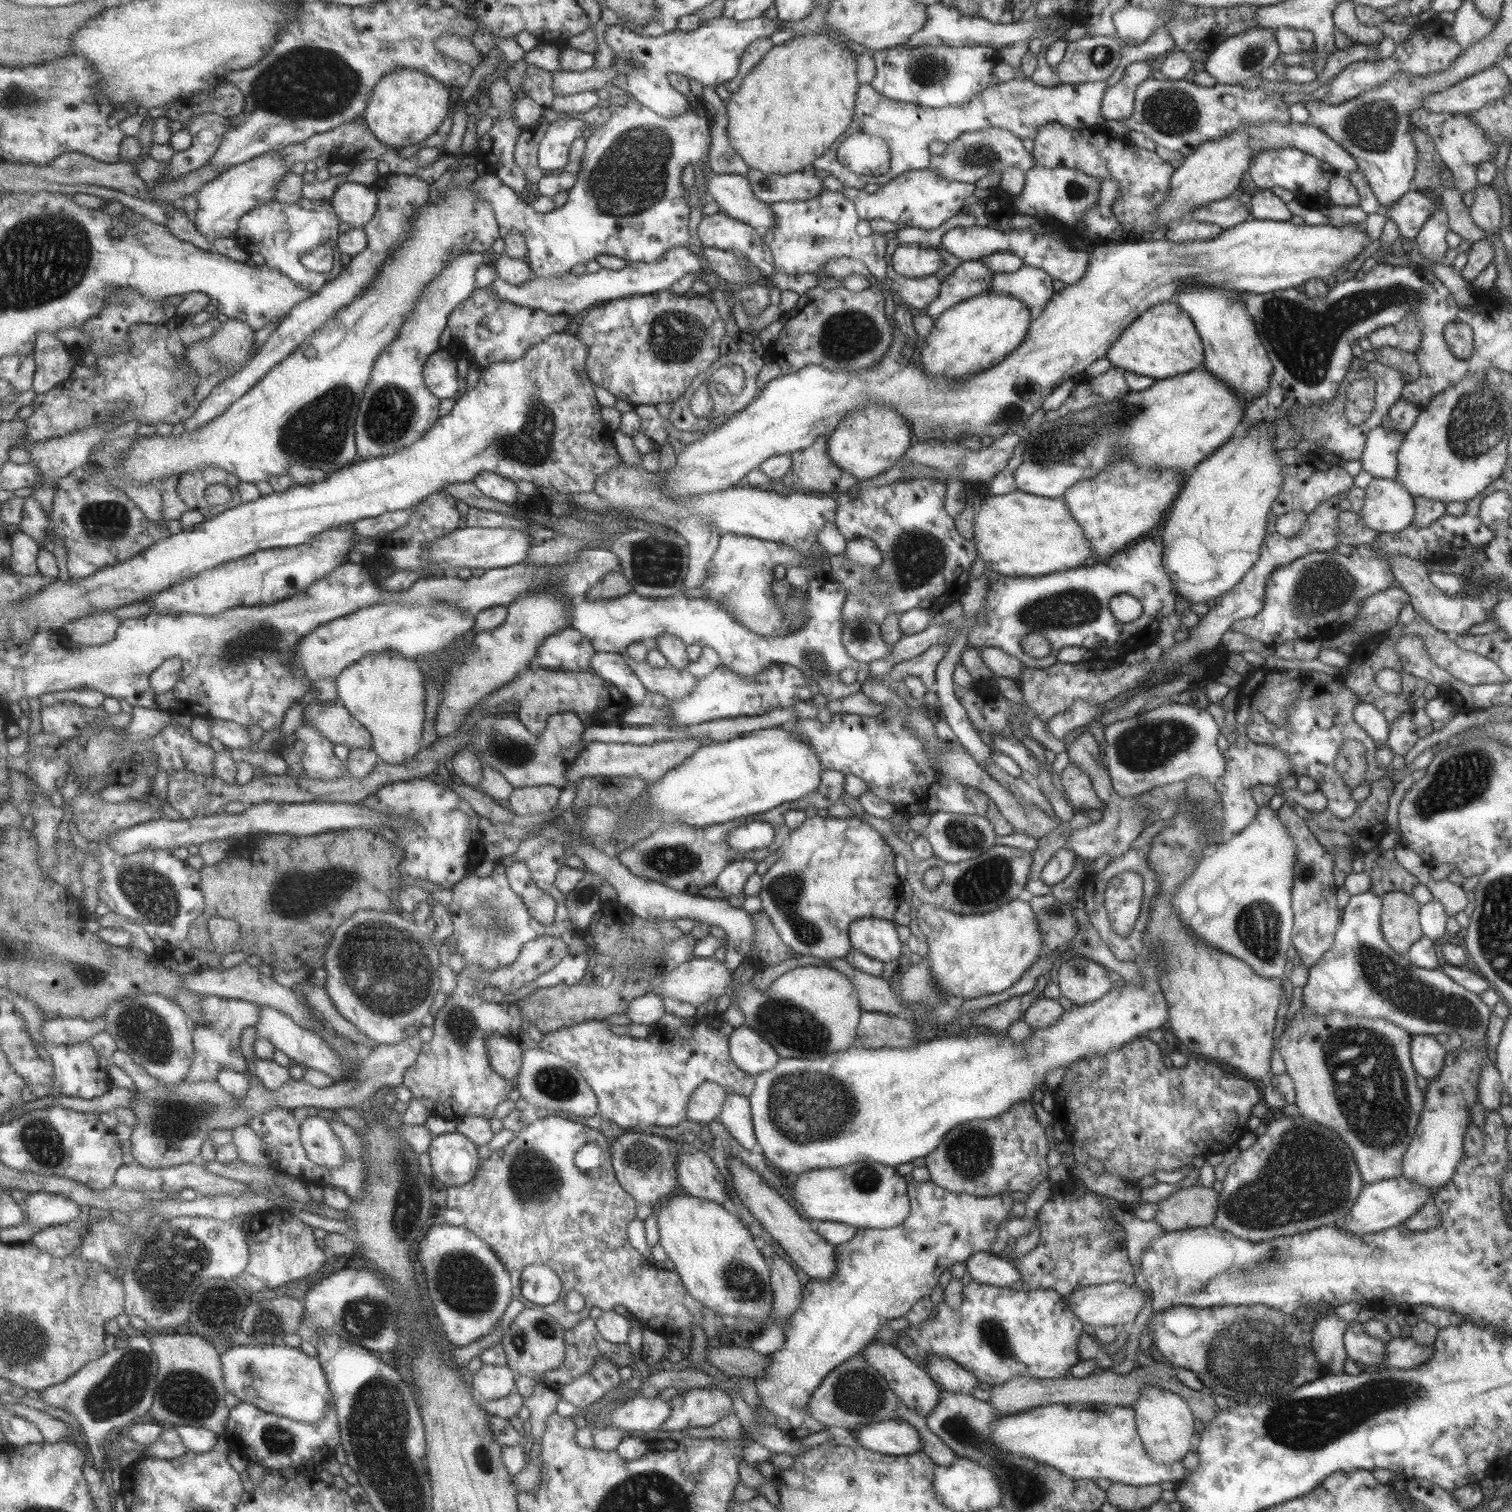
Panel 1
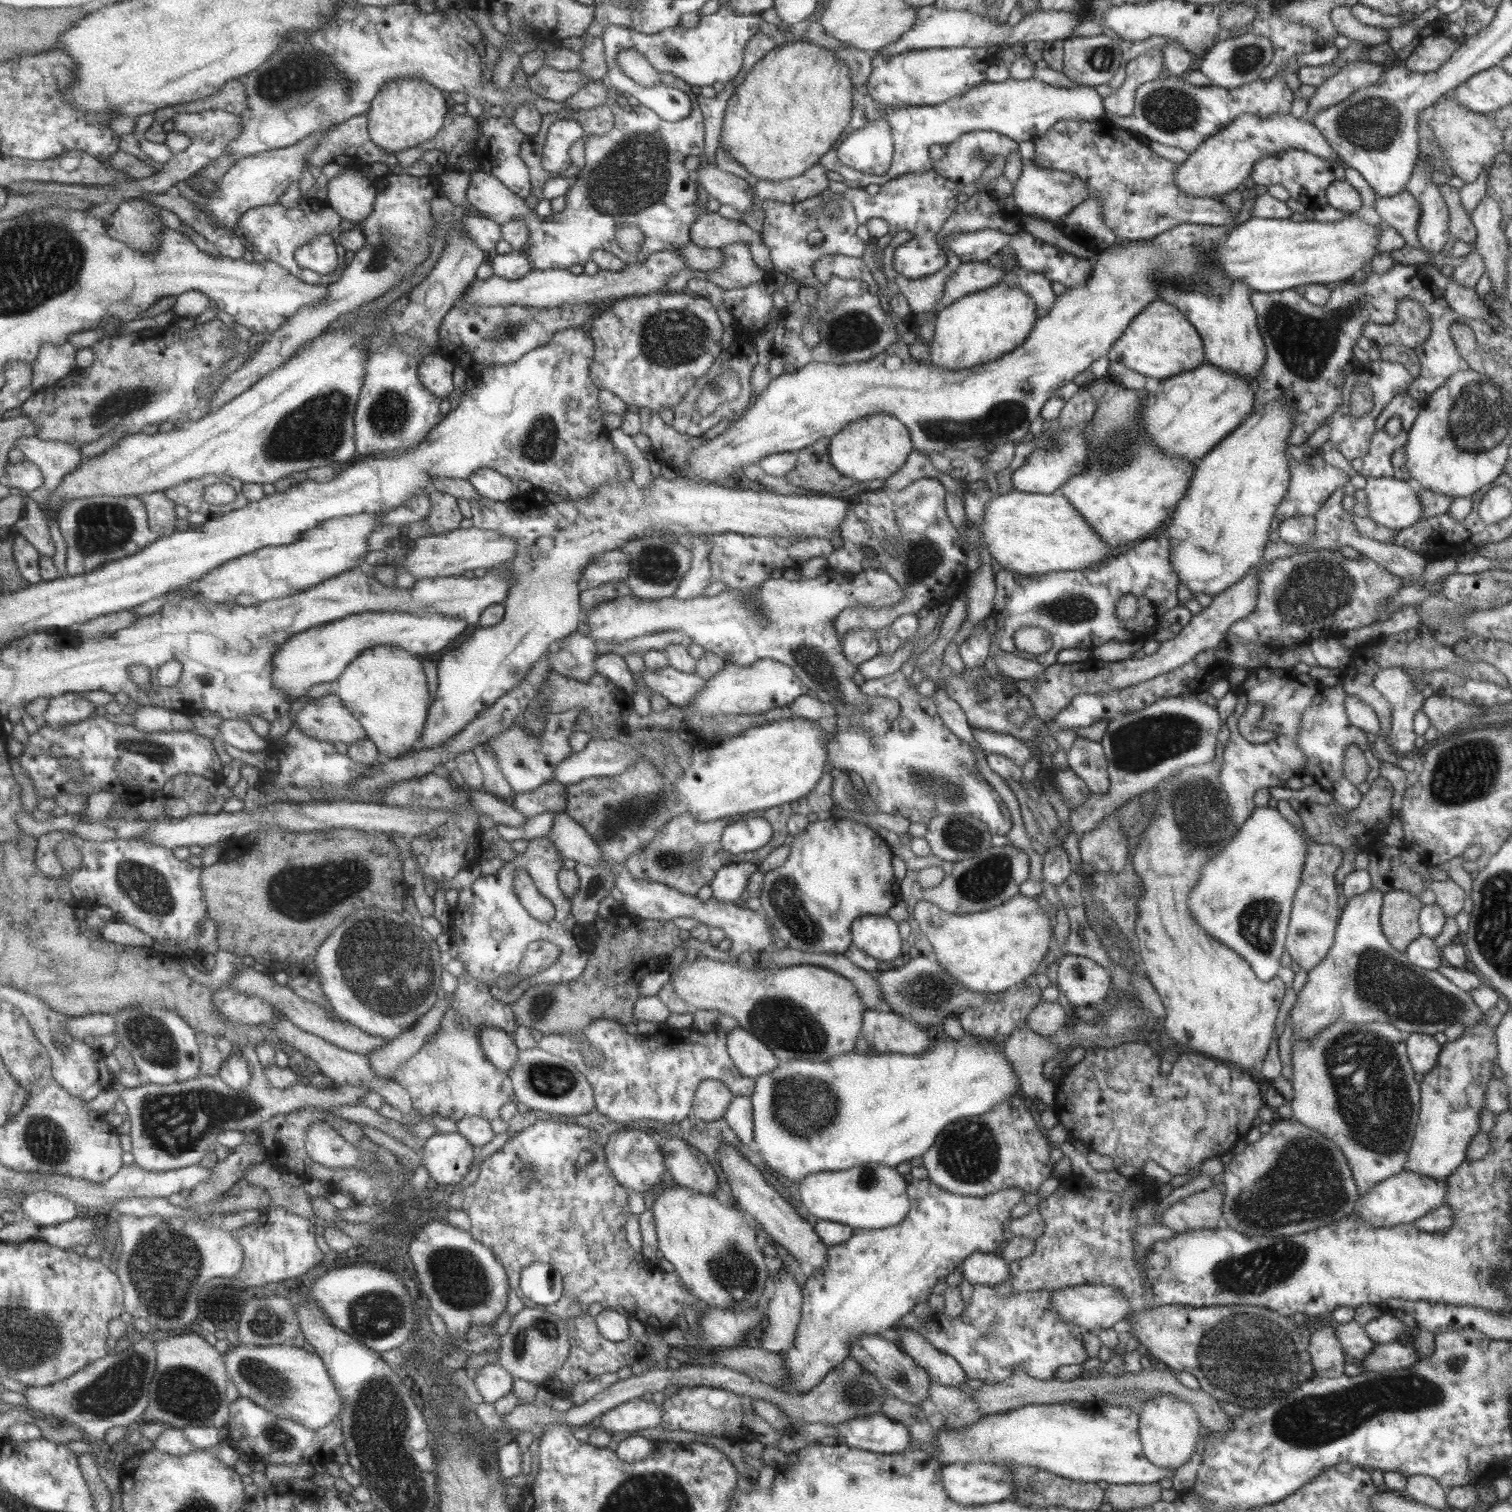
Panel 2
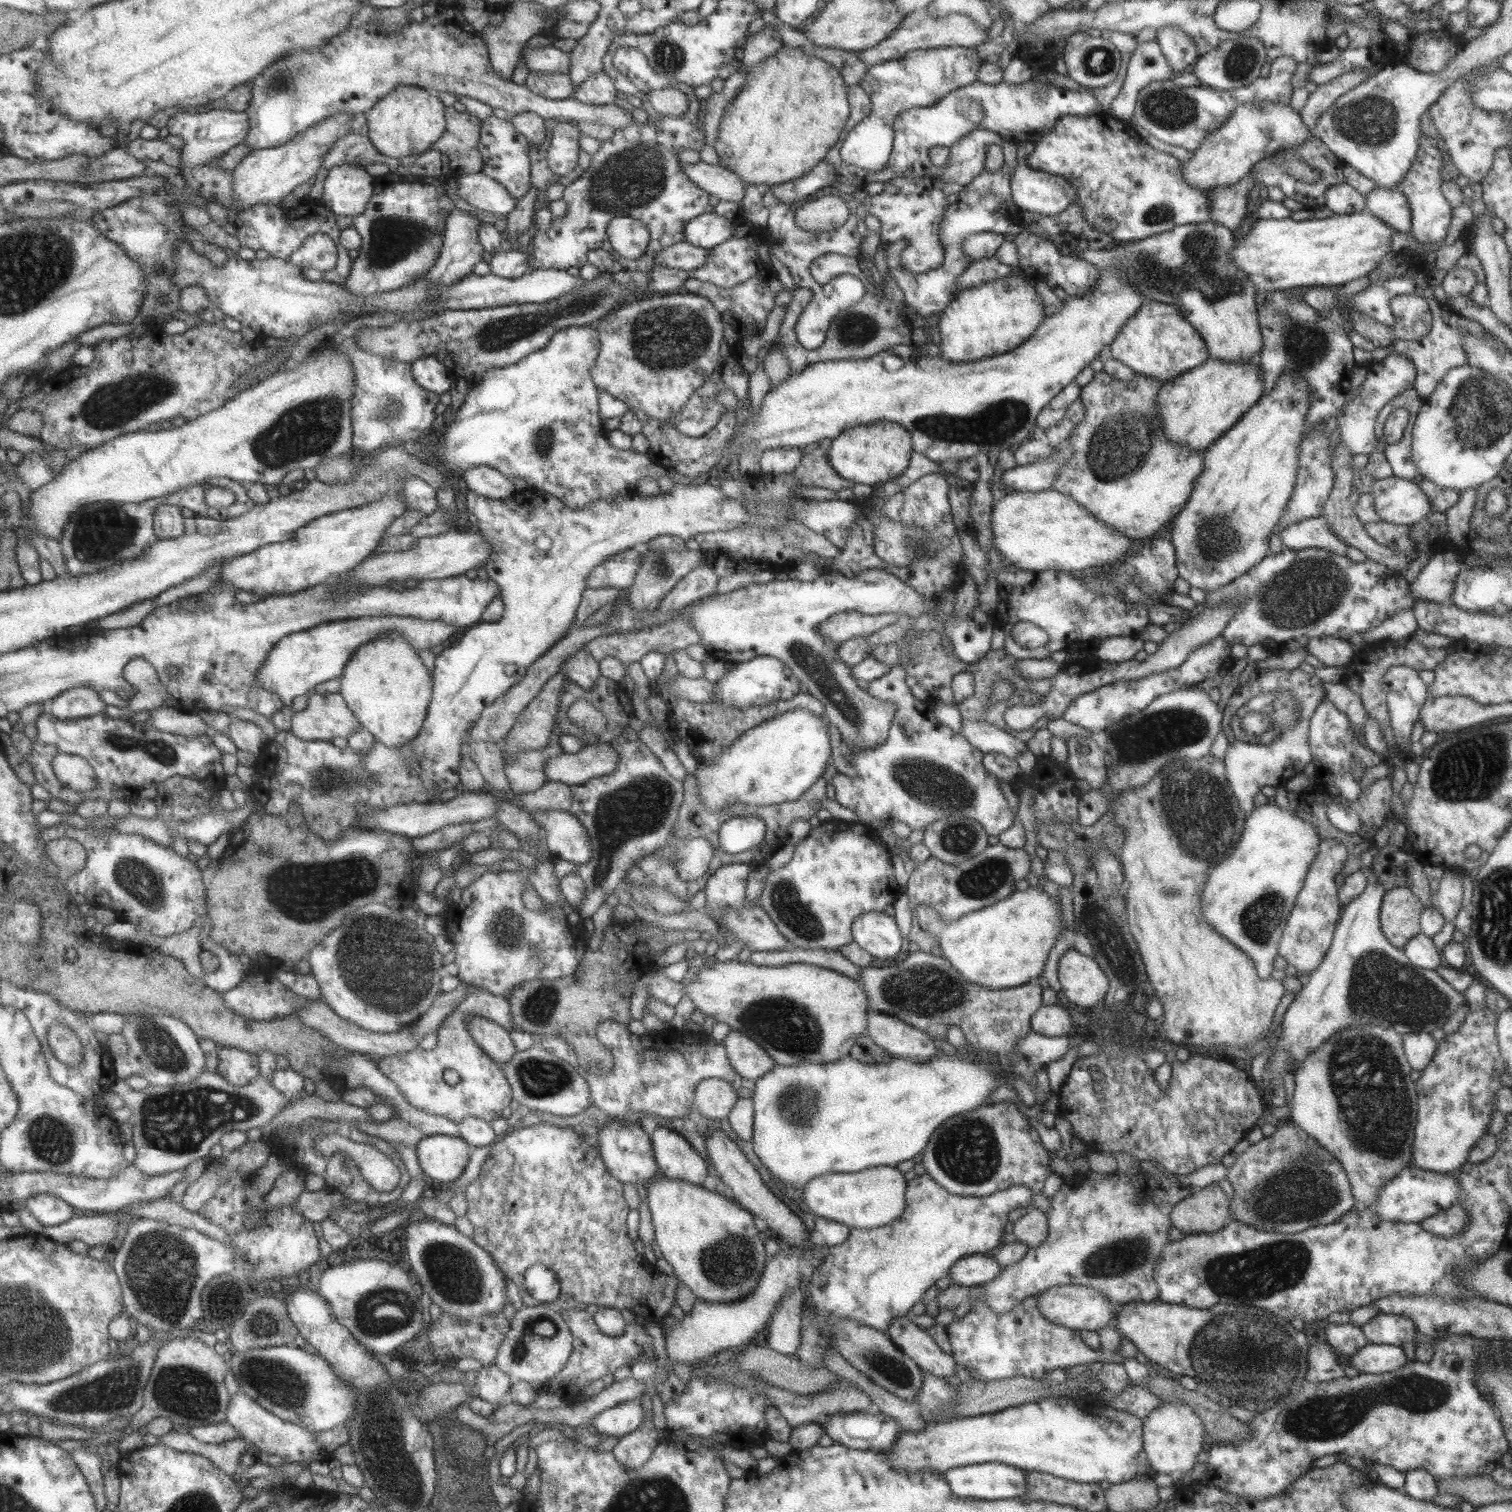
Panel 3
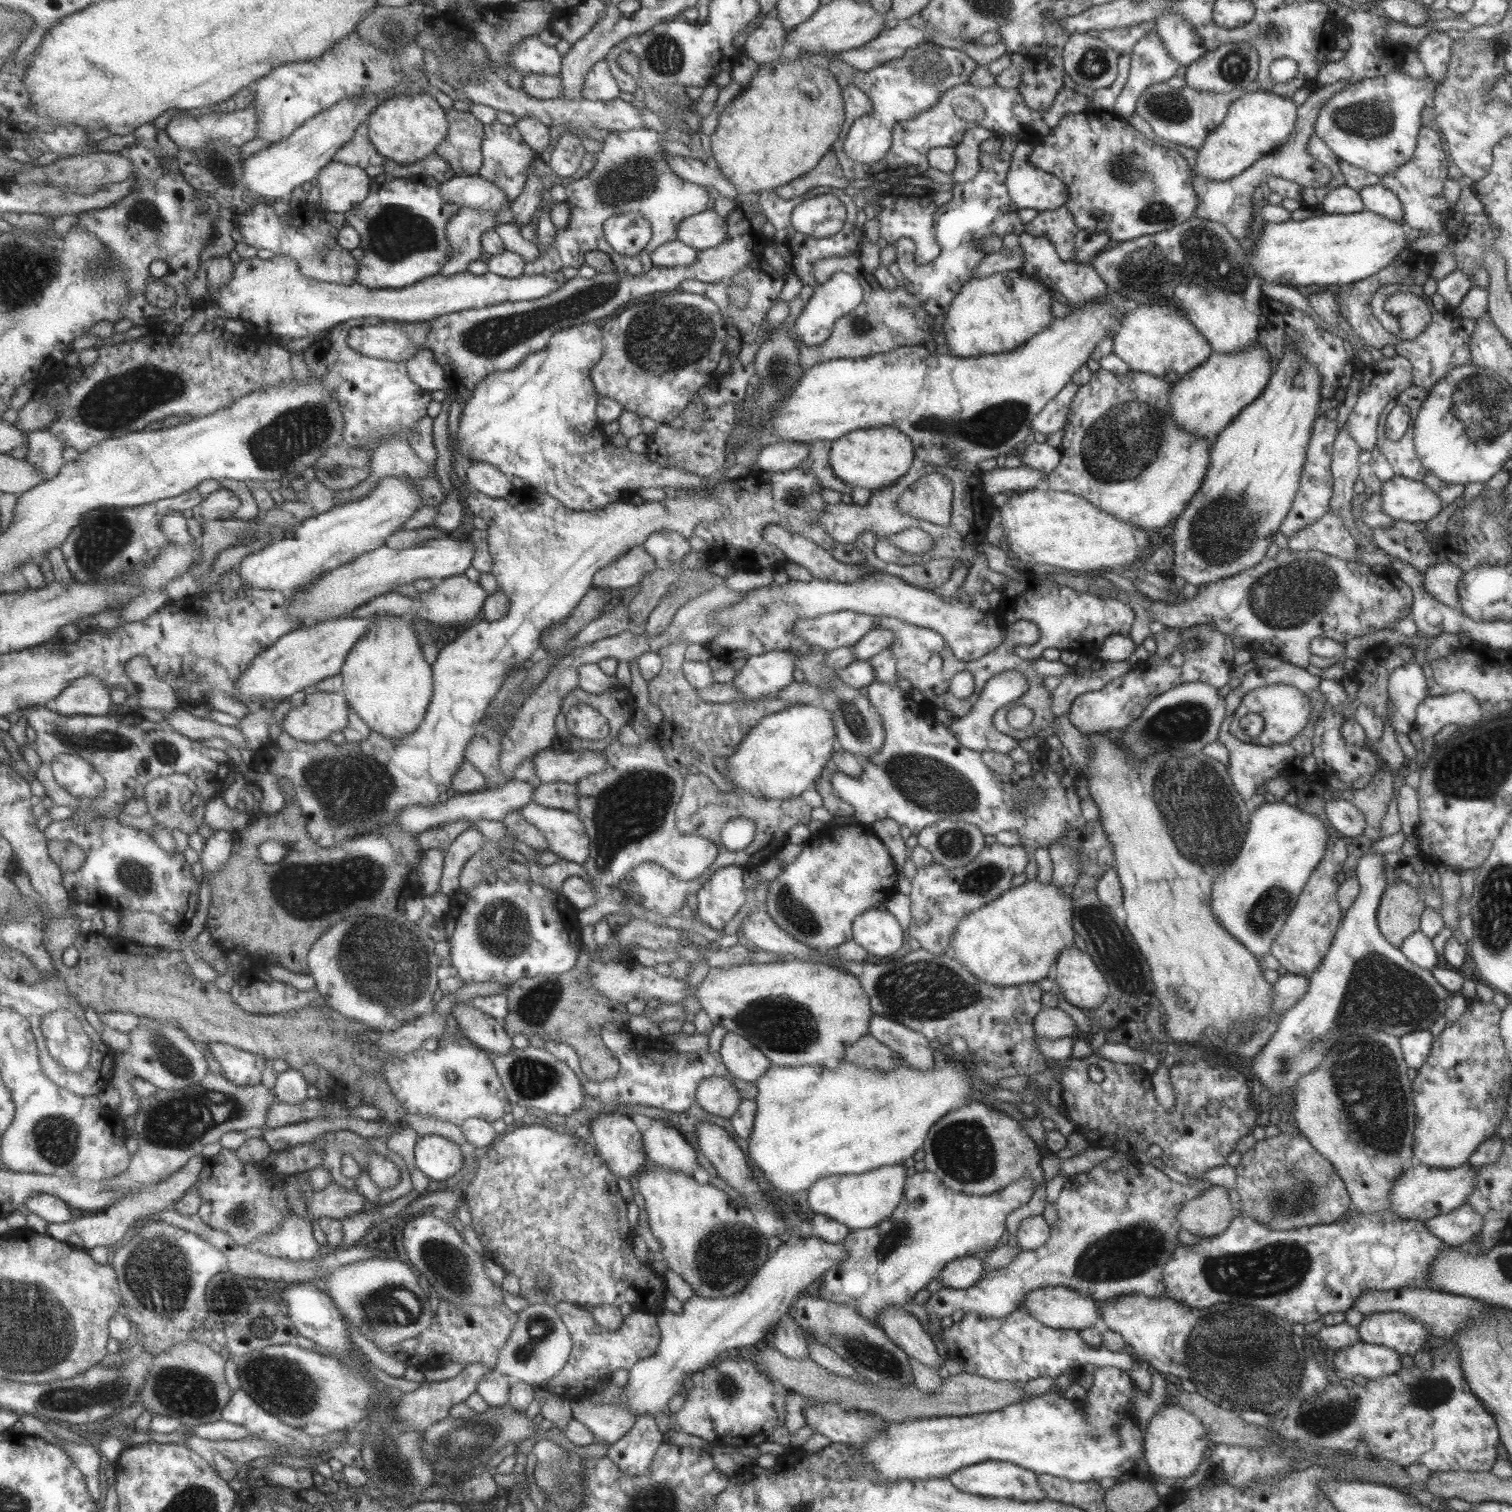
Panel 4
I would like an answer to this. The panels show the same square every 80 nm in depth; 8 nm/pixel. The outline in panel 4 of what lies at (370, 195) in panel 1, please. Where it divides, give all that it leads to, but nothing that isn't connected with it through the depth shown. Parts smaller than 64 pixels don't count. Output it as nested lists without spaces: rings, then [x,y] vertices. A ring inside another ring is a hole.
[[[343,162],[328,164],[318,177],[321,208],[325,212],[349,212],[371,192],[374,178],[357,166]]]

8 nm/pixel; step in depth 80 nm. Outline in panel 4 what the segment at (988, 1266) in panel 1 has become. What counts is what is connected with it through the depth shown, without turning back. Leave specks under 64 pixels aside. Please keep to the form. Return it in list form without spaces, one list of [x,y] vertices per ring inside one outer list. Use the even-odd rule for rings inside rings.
[[[965,1256],[948,1262],[936,1278],[943,1287],[964,1289],[977,1282],[985,1271],[982,1256]]]

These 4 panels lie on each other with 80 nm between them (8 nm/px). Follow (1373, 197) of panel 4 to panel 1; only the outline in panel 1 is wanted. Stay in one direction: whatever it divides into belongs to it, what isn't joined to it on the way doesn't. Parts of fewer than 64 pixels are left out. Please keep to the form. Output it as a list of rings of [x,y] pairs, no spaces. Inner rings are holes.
[[[1408,191],[1387,208],[1381,208],[1386,219],[1391,220],[1398,228],[1398,234],[1407,241],[1413,241],[1421,225],[1427,220],[1430,212],[1436,207],[1432,200],[1423,197],[1419,192]]]

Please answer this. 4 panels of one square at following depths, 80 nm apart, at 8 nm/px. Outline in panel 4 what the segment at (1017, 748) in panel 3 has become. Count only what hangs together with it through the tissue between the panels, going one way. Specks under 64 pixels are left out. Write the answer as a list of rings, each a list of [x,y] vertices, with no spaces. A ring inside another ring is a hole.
[[[1005,671],[997,673],[994,677],[989,677],[981,689],[978,699],[973,702],[971,710],[965,716],[955,719],[951,724],[950,733],[957,742],[969,750],[981,752],[983,750],[993,750],[1007,754],[1009,750],[1017,747],[1017,740],[1011,736],[998,732],[993,727],[993,714],[1002,706],[1018,699],[1025,694],[1028,689],[1027,679],[1018,671]]]

